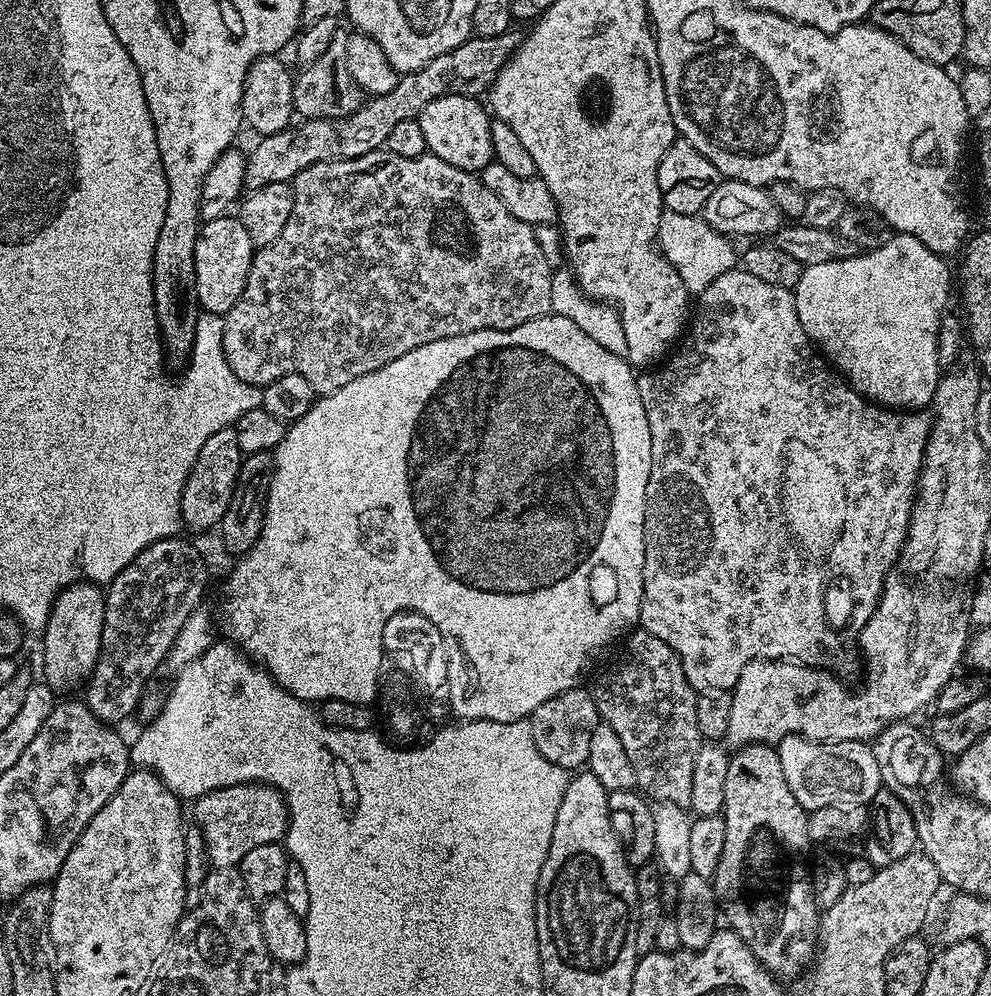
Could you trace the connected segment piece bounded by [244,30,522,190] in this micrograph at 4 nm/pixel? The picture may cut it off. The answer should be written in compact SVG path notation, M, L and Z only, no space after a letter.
M516 30L498 34L494 38L473 35L462 46L434 58L426 66L403 73L397 79L394 90L385 96L371 97L354 114L337 120L304 120L300 125L289 126L283 132L263 137L253 152L247 153L245 189L261 188L270 182L287 184L306 166L327 160L353 160L362 154L379 152L385 147L398 122L415 120L434 98L443 96L483 97L491 89L496 76L507 60L511 60L519 48L522 36Z

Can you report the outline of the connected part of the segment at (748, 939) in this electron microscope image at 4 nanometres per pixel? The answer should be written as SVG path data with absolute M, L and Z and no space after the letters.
M745 744L737 747L731 753L728 761L728 769L726 770L726 798L724 799L724 807L722 815L726 822L726 847L722 850L722 862L718 862L718 870L714 877L714 887L716 889L716 899L722 905L722 916L728 919L727 927L731 931L737 932L742 938L742 942L746 942L746 946L750 946L750 950L758 958L758 962L767 968L773 976L777 978L785 978L784 976L792 976L796 978L801 975L811 965L818 947L818 933L820 931L821 913L816 907L816 899L812 893L812 882L810 879L810 864L808 868L808 848L810 849L810 841L808 838L808 812L798 802L798 798L794 798L794 794L790 790L790 786L786 786L786 778L782 774L782 762L780 761L780 753L771 744Z

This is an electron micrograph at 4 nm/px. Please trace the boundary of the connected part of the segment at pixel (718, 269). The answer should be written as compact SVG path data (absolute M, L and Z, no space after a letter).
M661 211L656 243L664 257L678 270L682 282L688 287L689 293L699 294L710 286L716 278L737 267L738 248L729 237L724 236L714 226L704 221L703 215L678 214L677 212Z

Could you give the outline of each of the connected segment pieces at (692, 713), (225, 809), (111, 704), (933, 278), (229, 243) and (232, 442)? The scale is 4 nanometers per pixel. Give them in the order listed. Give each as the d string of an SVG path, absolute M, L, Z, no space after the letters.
M636 630L627 640L628 645L620 661L596 685L591 685L596 709L601 721L608 724L610 730L614 730L614 734L618 734L622 741L622 747L630 757L630 766L634 766L636 788L649 801L676 804L687 809L690 802L690 781L694 778L694 758L700 752L702 743L696 709L698 693L689 686L678 654L666 642L662 642L662 638L654 638L654 634Z
M235 784L229 788L219 788L206 792L195 801L196 824L201 828L205 840L205 850L208 852L208 863L212 868L235 868L254 850L254 846L266 846L283 841L288 830L288 806L277 788L268 784Z
M168 537L143 548L130 565L107 585L99 658L84 688L85 704L104 723L119 724L139 709L140 699L147 689L146 682L159 664L167 659L174 638L178 638L178 630L182 630L182 622L190 618L195 608L201 607L203 600L200 599L208 588L208 568L199 550L180 539Z
M895 233L890 242L870 252L858 252L854 256L845 259L835 259L834 262L822 262L807 265L800 273L800 278L793 296L795 309L802 328L811 338L812 343L819 351L835 366L836 370L851 384L851 386L865 399L877 403L881 407L894 408L897 410L924 410L927 409L936 396L937 382L942 375L942 363L939 358L938 336L941 320L946 313L950 298L950 272L946 266L947 261L923 246L914 235L902 235Z
M225 214L207 221L201 227L200 237L194 246L194 295L197 305L205 312L213 312L215 316L227 314L234 302L238 302L246 286L253 255L254 246L250 242L250 234L246 234L246 226L242 226L235 215Z
M235 427L218 430L218 434L210 434L210 438L202 442L202 450L198 450L198 458L194 462L190 478L186 478L180 499L180 519L185 529L208 532L222 522L236 489L236 475L241 459Z

